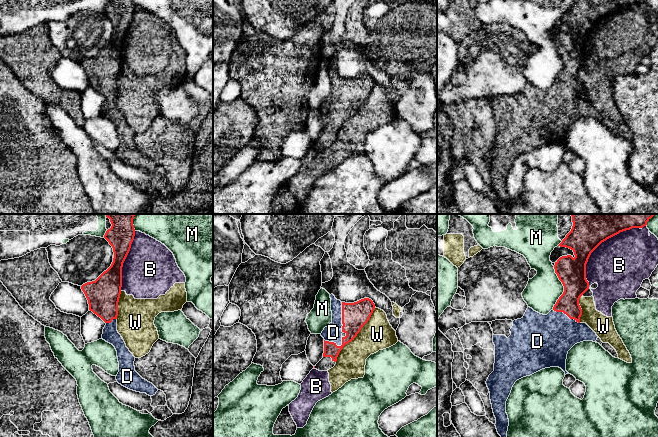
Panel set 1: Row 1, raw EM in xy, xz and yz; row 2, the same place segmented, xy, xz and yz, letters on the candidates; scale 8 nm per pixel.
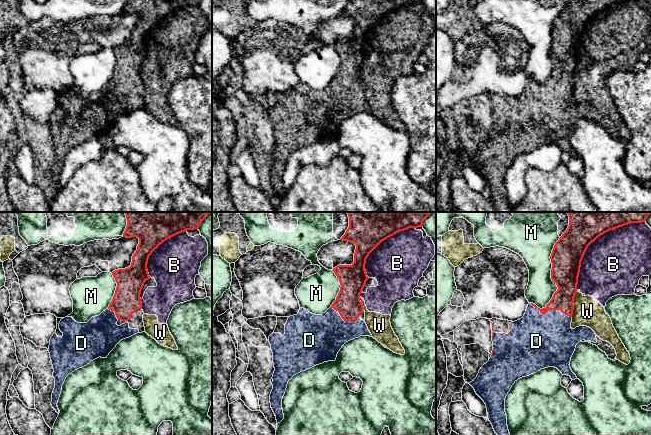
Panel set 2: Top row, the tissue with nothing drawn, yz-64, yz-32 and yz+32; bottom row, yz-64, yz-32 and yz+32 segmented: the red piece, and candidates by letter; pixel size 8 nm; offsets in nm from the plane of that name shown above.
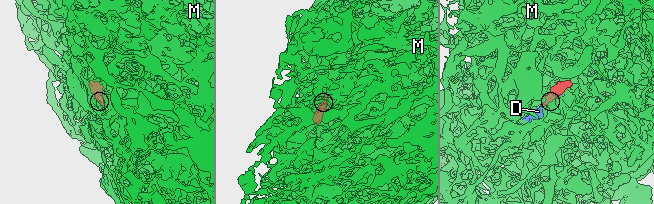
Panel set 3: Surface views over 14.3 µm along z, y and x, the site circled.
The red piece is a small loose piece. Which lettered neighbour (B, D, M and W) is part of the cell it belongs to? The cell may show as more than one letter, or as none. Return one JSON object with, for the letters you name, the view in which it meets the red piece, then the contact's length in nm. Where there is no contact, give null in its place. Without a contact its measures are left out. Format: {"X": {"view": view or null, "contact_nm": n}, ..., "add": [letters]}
{"D": {"view": "yz", "contact_nm": 240}, "add": ["D"]}

